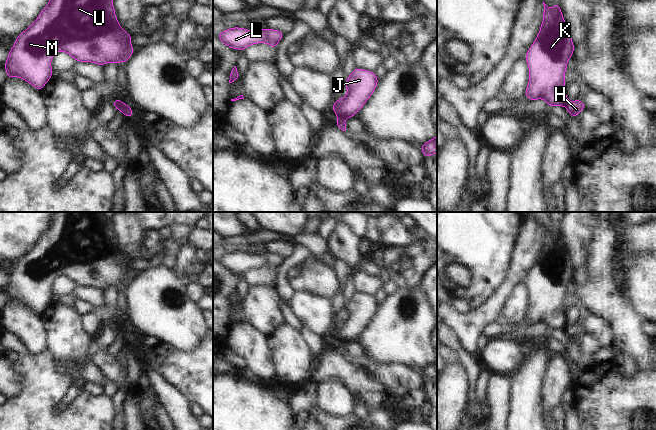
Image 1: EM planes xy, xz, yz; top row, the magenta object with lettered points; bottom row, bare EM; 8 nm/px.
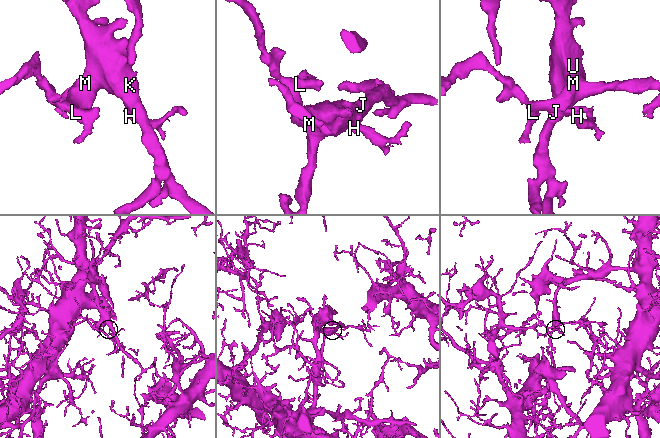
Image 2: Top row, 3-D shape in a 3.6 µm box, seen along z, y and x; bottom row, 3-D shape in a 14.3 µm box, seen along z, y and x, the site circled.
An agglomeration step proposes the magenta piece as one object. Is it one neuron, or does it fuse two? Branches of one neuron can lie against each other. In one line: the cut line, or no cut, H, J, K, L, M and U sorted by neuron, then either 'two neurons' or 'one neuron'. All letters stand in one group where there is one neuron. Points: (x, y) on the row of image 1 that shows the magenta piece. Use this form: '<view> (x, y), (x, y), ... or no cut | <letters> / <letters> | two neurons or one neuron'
xz (338, 117), (345, 118) | H / J K L M U | two neurons

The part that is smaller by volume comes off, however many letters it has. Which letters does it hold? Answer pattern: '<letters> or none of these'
H

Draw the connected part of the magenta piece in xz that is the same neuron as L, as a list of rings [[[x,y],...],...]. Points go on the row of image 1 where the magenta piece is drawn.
[[[234,27],[224,30],[216,37],[232,49],[244,50],[249,45],[258,43],[267,43],[276,49],[278,42],[283,38],[283,36],[284,34],[281,31],[271,28],[252,31]]]

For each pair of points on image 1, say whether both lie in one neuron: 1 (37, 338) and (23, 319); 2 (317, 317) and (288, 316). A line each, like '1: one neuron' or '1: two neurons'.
1: one neuron
2: two neurons

